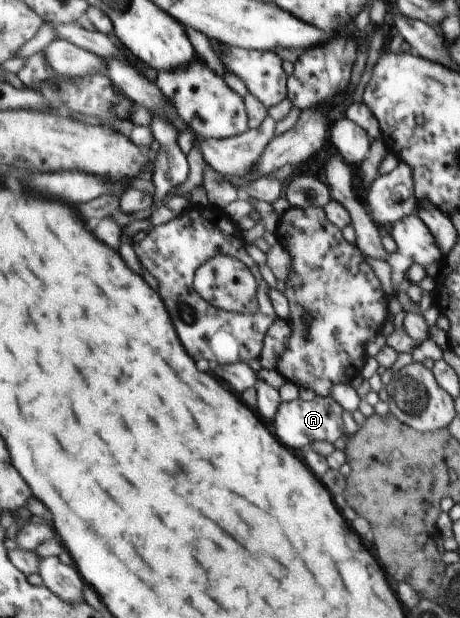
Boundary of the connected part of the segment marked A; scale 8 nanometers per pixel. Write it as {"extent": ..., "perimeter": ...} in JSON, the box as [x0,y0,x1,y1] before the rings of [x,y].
{"extent":[274,395,344,450],"perimeter":[[[315,395],[310,400],[300,398],[293,401],[280,402],[274,413],[274,435],[290,449],[302,450],[310,441],[334,443],[342,437],[344,425],[341,419],[342,407],[334,399]]]}

